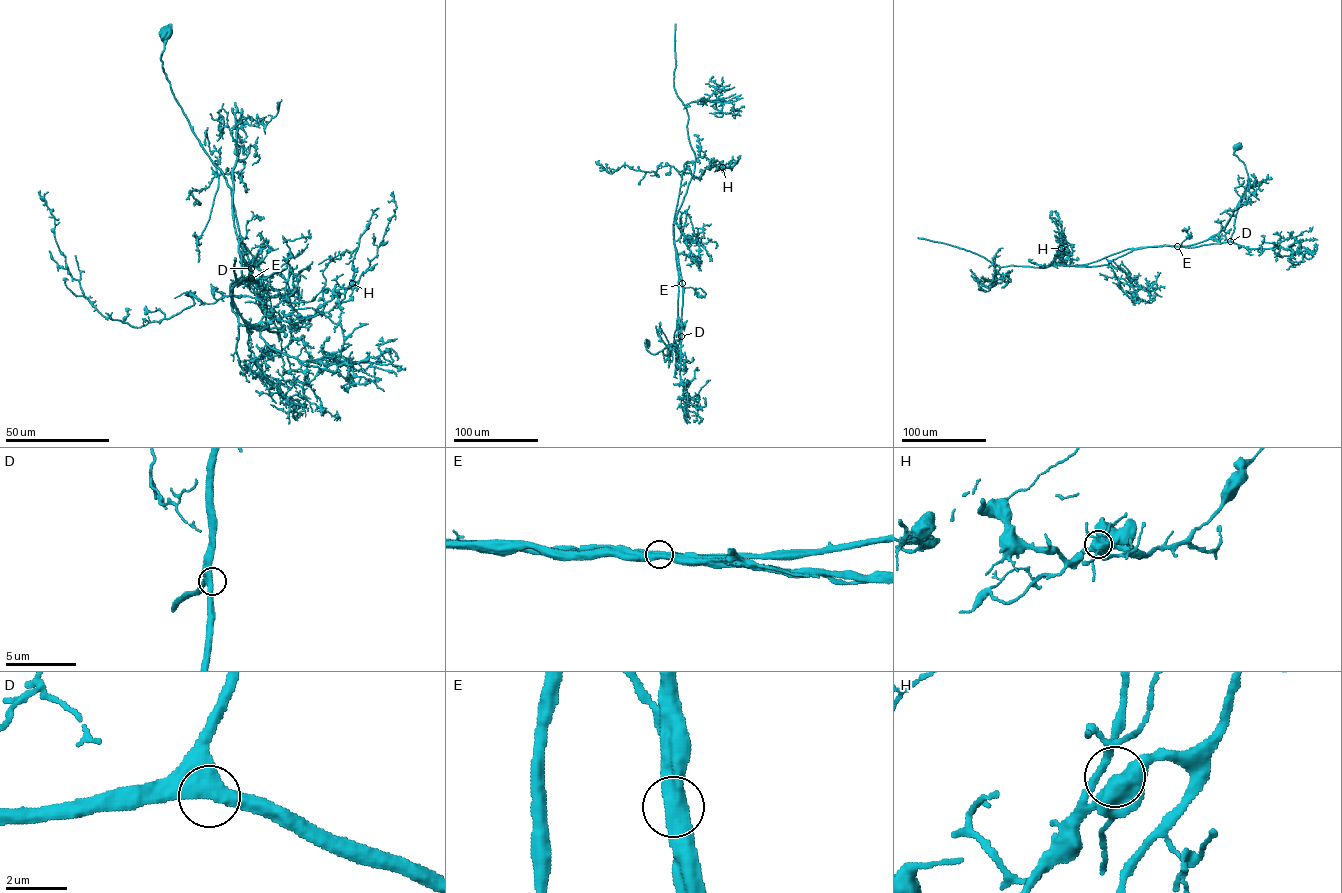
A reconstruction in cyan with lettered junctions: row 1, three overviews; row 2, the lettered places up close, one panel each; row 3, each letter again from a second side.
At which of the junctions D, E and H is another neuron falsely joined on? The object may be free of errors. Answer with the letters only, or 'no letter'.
E

